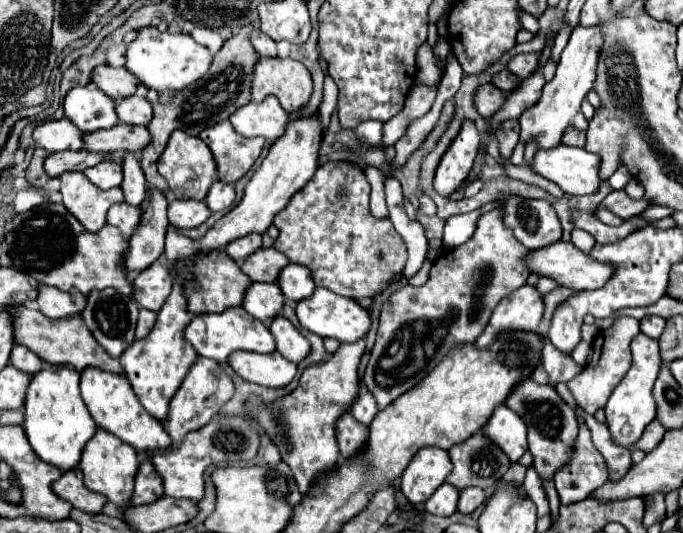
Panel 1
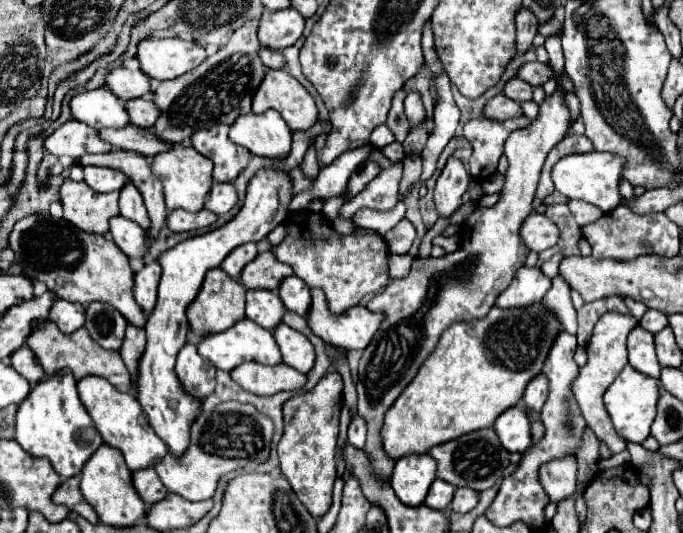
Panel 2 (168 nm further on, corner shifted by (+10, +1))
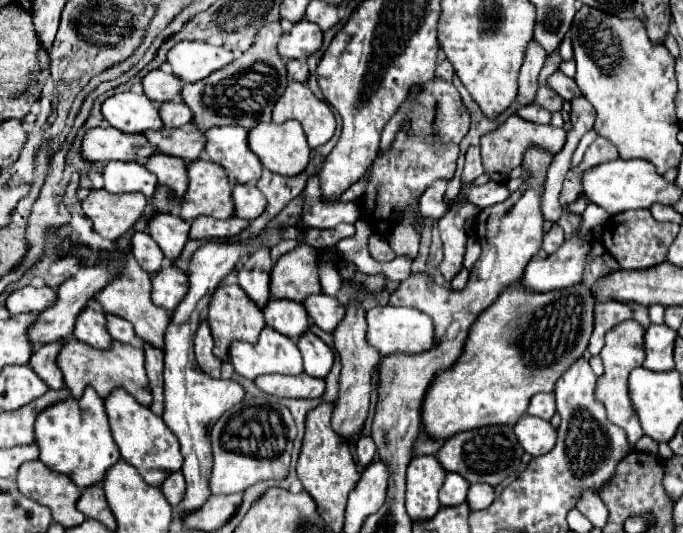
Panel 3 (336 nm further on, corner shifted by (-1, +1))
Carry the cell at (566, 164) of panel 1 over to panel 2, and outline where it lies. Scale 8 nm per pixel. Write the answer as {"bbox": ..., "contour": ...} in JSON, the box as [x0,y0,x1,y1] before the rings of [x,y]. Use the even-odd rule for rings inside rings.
{"bbox":[551,151,623,213],"contour":[[[599,151],[575,153],[575,155],[567,155],[567,157],[559,159],[553,165],[551,179],[553,179],[555,189],[559,193],[563,193],[565,197],[587,201],[591,205],[601,207],[605,213],[609,213],[611,209],[615,209],[621,203],[621,195],[619,195],[619,189],[617,189],[617,183],[623,177],[621,165],[623,165],[623,159],[613,155],[613,153],[599,153]]]}

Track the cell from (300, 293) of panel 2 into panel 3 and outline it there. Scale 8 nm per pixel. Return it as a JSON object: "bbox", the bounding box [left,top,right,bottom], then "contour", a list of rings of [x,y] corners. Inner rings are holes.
{"bbox":[304,293,346,333],"contour":[[[324,293],[308,297],[304,301],[304,307],[308,315],[314,319],[314,323],[326,333],[334,333],[336,325],[344,319],[344,313],[346,313],[346,307],[338,303],[336,297],[328,297]]]}

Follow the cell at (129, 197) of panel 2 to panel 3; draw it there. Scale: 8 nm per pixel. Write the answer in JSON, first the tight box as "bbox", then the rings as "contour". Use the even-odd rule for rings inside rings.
{"bbox":[148,213,190,261],"contour":[[[164,213],[156,215],[148,223],[148,233],[158,243],[158,247],[162,249],[162,253],[166,255],[168,261],[176,261],[180,257],[180,253],[184,251],[188,239],[190,239],[188,229],[190,229],[188,221],[182,221],[180,217],[170,217]]]}

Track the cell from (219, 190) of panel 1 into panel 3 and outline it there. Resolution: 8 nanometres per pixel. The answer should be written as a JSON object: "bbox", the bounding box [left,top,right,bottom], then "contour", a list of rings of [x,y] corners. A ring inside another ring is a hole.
{"bbox":[232,185,266,221],"contour":[[[236,185],[232,197],[236,205],[236,217],[252,221],[266,209],[266,197],[256,185]]]}

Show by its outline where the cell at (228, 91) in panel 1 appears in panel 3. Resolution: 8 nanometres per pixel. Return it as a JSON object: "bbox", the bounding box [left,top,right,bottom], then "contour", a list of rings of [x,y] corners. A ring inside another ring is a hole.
{"bbox":[182,23,288,131],"contour":[[[280,23],[264,25],[256,35],[252,49],[248,49],[240,59],[232,61],[224,69],[218,69],[198,83],[184,85],[182,99],[192,109],[194,123],[200,131],[222,125],[242,125],[246,129],[252,129],[260,121],[272,121],[272,109],[288,85],[288,75],[284,69],[286,63],[276,49],[282,33],[284,29]]]}

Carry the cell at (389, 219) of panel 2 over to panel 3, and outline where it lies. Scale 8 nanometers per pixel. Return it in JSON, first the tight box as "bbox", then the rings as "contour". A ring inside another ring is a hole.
{"bbox":[420,181,448,219],"contour":[[[436,181],[430,189],[426,189],[420,201],[420,213],[430,219],[442,219],[444,213],[448,213],[448,203],[444,201],[444,193],[446,193],[444,181]]]}

